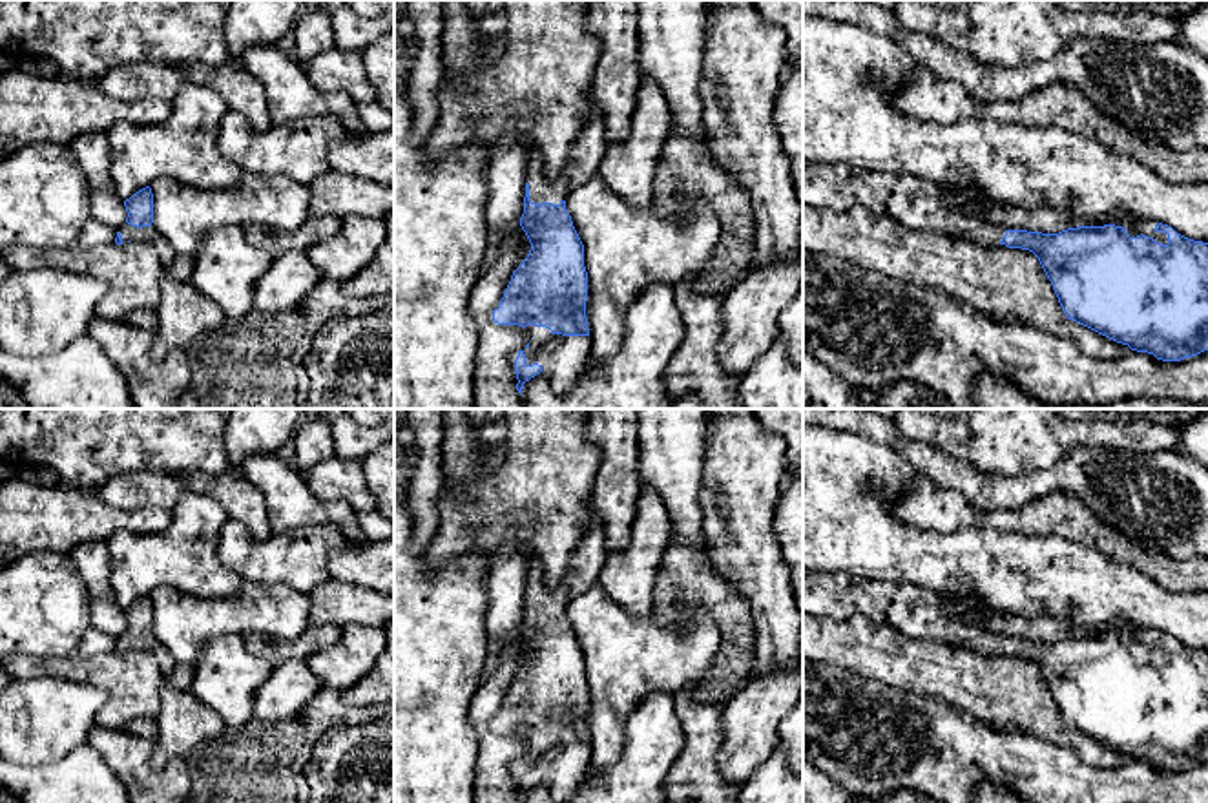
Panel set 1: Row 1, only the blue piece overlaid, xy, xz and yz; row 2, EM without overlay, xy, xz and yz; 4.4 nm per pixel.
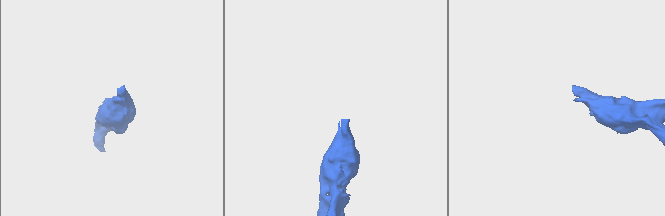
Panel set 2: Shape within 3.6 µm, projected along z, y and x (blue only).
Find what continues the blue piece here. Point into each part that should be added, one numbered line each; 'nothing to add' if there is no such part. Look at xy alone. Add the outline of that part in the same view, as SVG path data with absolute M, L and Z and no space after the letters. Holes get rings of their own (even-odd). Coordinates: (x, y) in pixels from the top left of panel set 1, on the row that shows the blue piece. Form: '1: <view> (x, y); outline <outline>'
1: xy (128, 232); outline M124 224L117 230L122 235L122 243L128 241L146 241L146 243L153 243L159 235L159 232L153 226L131 226L131 224Z

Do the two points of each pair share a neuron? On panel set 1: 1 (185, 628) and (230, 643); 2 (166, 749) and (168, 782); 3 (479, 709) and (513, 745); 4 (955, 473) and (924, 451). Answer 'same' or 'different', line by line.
1: different
2: different
3: same
4: same

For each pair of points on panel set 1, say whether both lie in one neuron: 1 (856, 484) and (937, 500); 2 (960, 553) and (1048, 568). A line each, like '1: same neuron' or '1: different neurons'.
1: different neurons
2: same neuron

